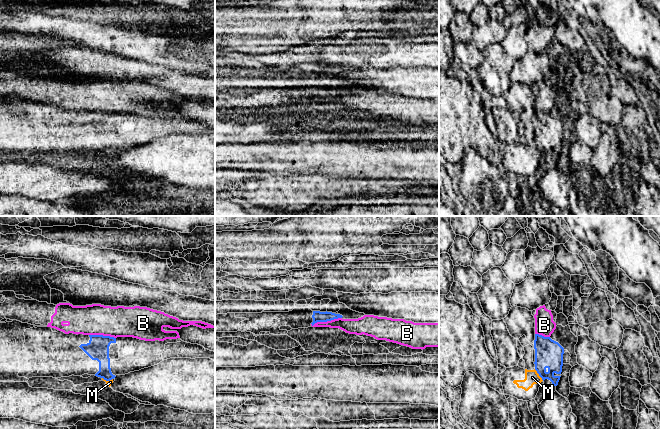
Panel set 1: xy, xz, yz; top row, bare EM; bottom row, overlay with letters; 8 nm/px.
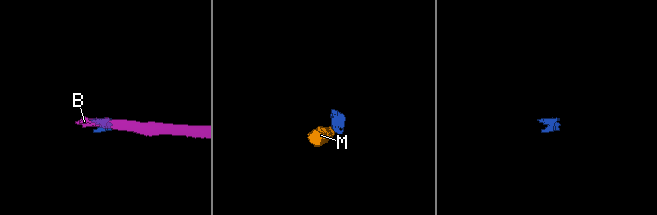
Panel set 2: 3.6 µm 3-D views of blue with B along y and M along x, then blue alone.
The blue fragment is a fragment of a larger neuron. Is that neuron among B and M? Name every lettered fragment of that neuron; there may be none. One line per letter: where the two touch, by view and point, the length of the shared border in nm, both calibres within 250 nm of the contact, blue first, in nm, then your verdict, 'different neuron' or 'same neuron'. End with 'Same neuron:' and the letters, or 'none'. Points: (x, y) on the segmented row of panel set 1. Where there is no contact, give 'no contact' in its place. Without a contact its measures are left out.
B: meets blue in xz at (326, 321); contact 260 nm long; 90 nm thick on the blue side, 130 nm on the other; different neuron
M: meets blue in yz at (539, 375); contact 120 nm long; 220 nm thick on the blue side, 110 nm on the other; different neuron
Same neuron: none

